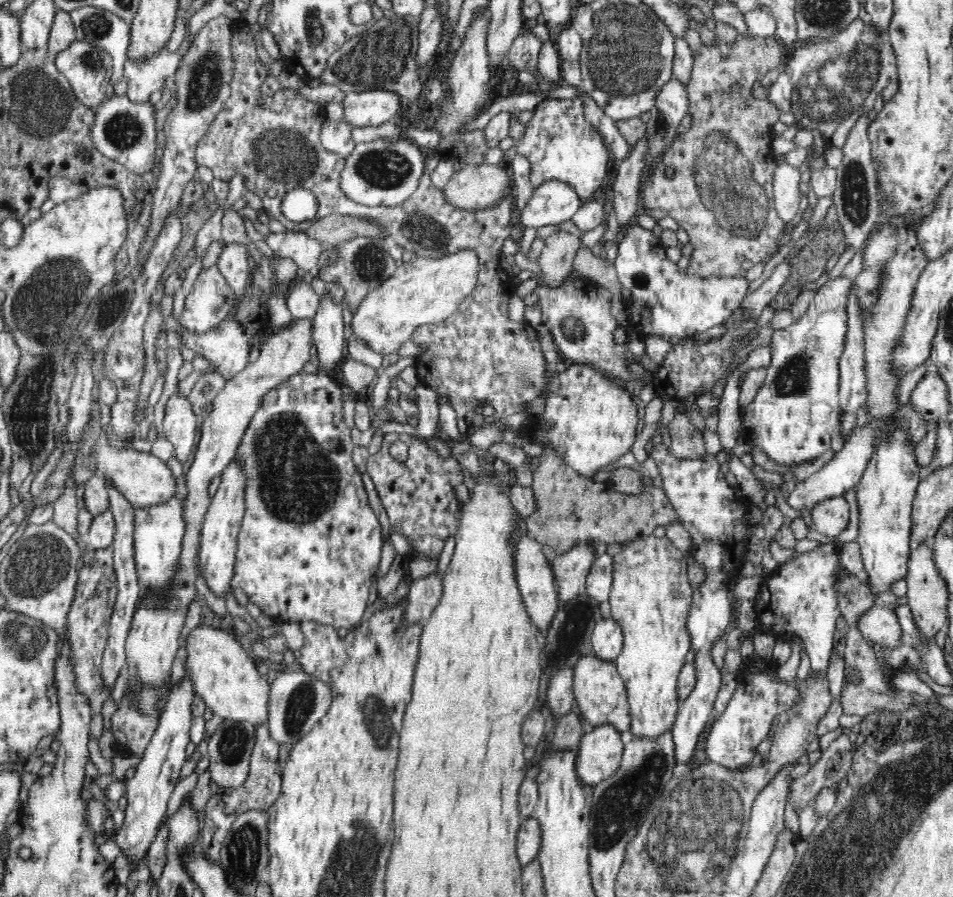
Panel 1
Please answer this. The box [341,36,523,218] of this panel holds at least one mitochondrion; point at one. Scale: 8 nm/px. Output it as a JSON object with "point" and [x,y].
{"point":[380,169]}

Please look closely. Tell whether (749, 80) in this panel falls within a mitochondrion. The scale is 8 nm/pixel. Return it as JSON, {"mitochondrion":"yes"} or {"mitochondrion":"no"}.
{"mitochondrion":"no"}

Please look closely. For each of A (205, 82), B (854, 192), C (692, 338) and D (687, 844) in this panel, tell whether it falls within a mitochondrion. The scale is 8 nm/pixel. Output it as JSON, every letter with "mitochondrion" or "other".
{"A":"mitochondrion","B":"mitochondrion","C":"other","D":"mitochondrion"}

